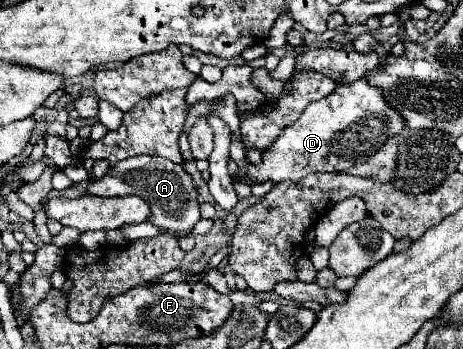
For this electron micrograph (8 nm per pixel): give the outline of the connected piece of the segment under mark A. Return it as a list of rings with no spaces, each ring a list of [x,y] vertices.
[[[160,156],[126,158],[110,166],[110,172],[102,180],[94,180],[88,192],[98,196],[140,196],[142,200],[146,200],[146,204],[150,204],[150,224],[176,238],[192,236],[192,228],[202,218],[198,190],[192,182],[192,176],[184,170],[182,164],[176,164]]]

